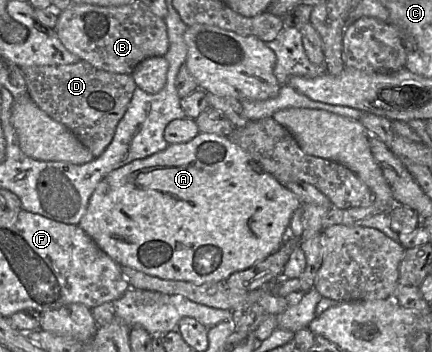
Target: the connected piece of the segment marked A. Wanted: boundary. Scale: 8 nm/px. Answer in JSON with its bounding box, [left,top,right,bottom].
[78,132,301,284]

